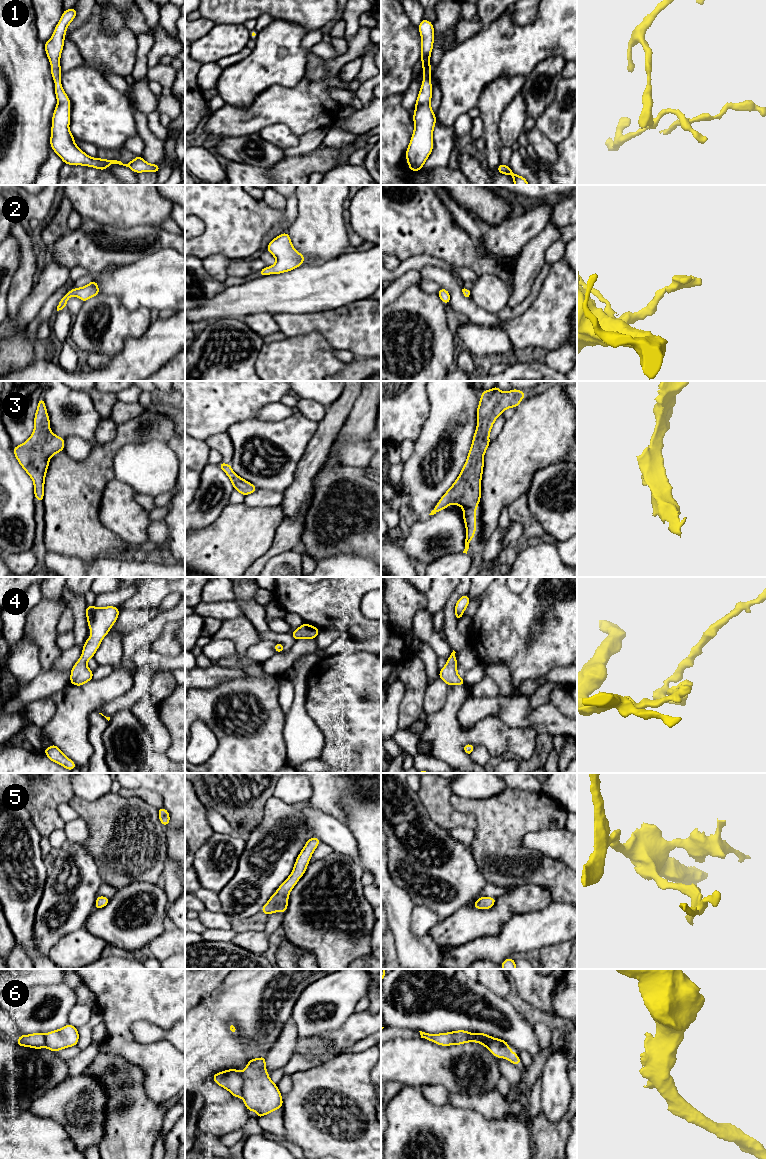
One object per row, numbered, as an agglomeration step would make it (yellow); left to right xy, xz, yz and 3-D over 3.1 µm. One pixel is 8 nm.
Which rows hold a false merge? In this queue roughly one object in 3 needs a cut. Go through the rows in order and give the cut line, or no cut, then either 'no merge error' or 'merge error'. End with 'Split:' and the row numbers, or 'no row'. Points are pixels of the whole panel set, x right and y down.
1: cut none; no merge error
2: cut none; no merge error
3: cut none; no merge error
4: cut none; no merge error
5: cut none; no merge error
6: cut xz (240, 1073), (243, 1079), (242, 1095); merge error
Split: 6

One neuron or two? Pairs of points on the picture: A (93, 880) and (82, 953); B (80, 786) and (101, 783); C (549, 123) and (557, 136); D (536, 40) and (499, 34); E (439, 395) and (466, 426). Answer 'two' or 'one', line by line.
A: two
B: one
C: one
D: one
E: one

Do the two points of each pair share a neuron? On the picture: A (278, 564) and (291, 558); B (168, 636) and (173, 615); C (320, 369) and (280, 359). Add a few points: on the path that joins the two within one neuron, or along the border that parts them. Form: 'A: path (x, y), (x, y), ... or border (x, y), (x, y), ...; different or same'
A: path (281, 564), (284, 561), (288, 561); same
B: border (174, 622), (169, 622), (155, 640); different
C: path (310, 366), (290, 366); same

